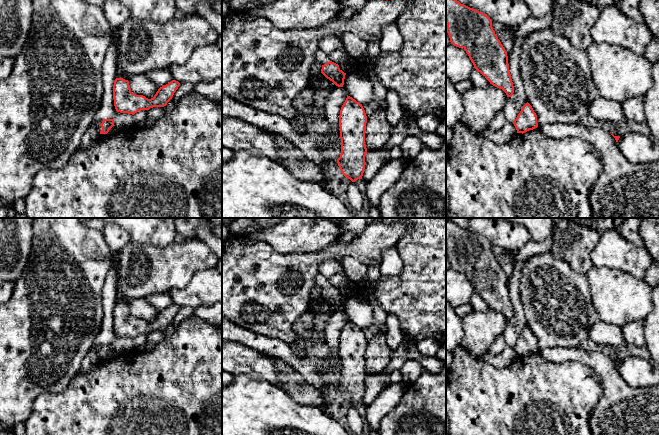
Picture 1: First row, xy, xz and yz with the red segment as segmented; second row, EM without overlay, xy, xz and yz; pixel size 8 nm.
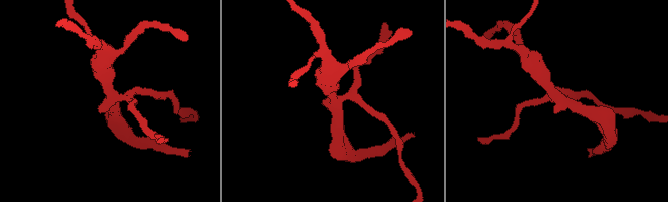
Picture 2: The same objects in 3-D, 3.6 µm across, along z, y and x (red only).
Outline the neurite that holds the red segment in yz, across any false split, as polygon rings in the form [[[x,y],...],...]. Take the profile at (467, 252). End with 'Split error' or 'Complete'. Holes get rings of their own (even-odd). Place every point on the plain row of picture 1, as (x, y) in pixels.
[[[446,220],[446,256],[450,266],[463,272],[468,278],[474,292],[493,310],[502,313],[507,321],[514,317],[514,310],[509,296],[507,276],[492,251],[492,244],[482,236],[461,228],[455,222]]]. Complete

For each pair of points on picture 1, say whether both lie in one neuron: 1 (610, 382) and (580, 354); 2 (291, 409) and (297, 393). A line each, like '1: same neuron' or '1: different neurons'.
1: same neuron
2: different neurons

